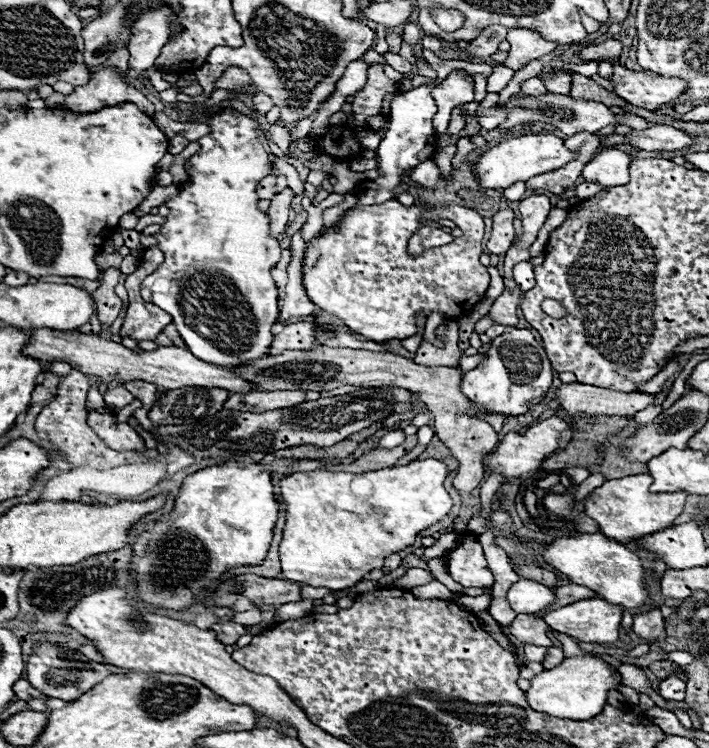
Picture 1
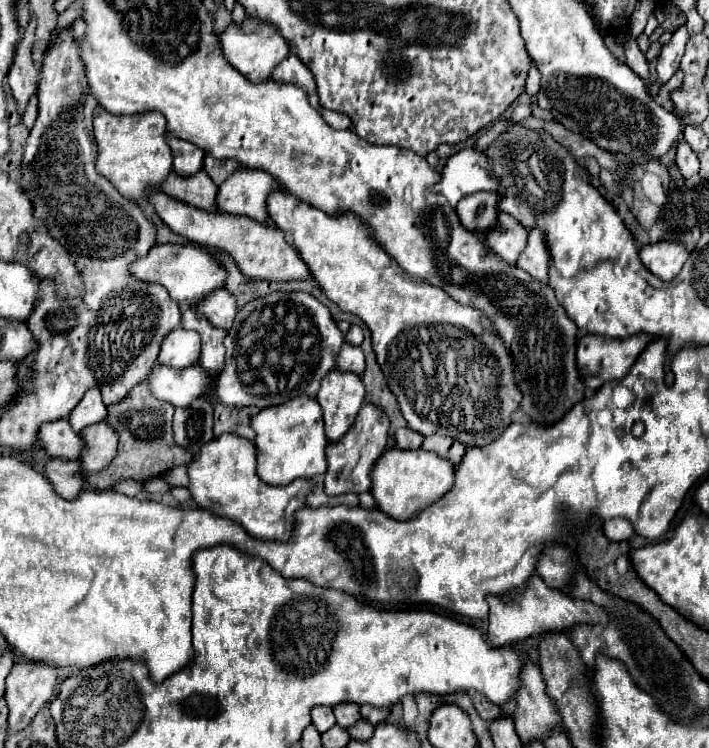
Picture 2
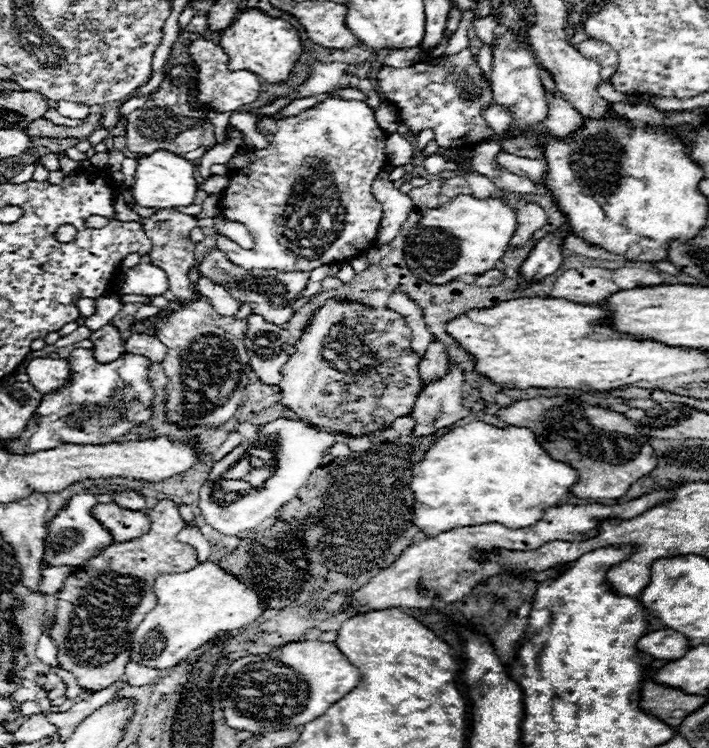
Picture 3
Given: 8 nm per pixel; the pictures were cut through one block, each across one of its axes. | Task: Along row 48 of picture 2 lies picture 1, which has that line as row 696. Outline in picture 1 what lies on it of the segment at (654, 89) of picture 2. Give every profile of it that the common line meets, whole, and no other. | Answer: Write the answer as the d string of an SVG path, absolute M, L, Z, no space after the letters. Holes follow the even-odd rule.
M668 676L666 680L660 682L660 696L664 700L682 702L684 700L684 688L686 688L686 682L682 676Z

